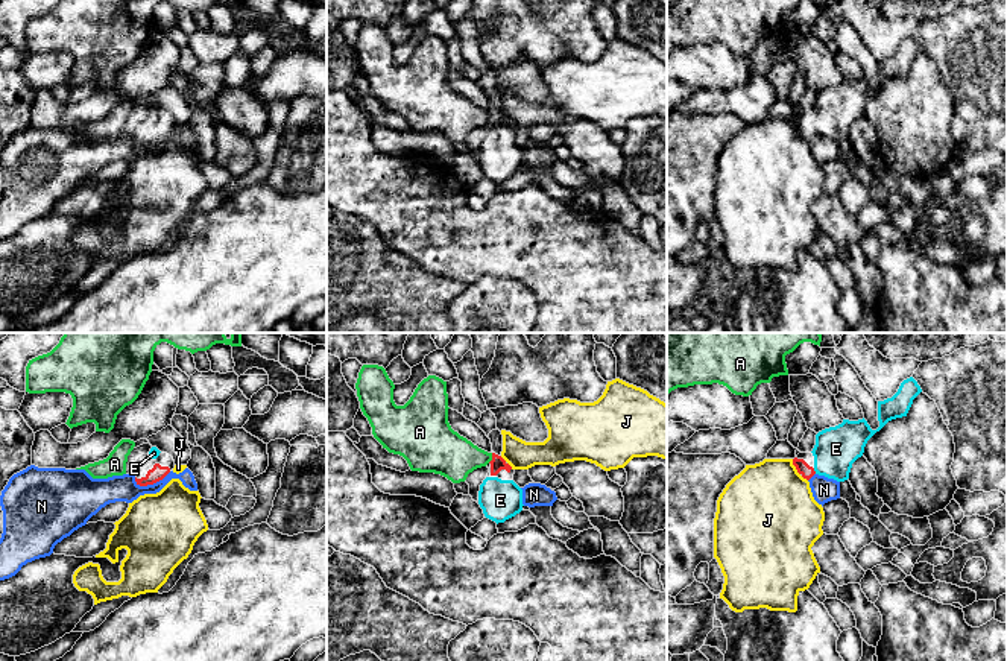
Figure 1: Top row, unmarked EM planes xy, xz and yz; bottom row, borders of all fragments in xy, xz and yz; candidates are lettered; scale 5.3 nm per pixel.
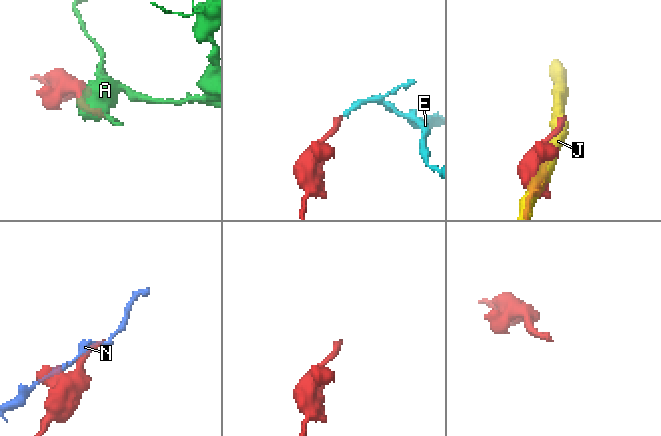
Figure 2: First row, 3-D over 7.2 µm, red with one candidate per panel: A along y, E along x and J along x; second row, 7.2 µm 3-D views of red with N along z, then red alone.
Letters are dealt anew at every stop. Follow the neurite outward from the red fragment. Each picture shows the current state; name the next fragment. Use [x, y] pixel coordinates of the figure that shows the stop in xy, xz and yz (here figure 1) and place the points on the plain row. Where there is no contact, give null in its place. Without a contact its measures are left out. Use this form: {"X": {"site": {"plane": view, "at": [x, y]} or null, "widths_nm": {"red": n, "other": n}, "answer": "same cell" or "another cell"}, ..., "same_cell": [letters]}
{"A": {"site": {"plane": "xz", "at": [492, 117]}, "widths_nm": {"red": 80, "other": 240}, "answer": "another cell"}, "E": {"site": {"plane": "yz", "at": [814, 131]}, "widths_nm": {"red": 70, "other": 220}, "answer": "same cell"}, "J": {"site": {"plane": "yz", "at": [798, 131]}, "widths_nm": {"red": 70, "other": 480}, "answer": "another cell"}, "N": {"site": {"plane": "xy", "at": [152, 143]}, "widths_nm": {"red": 80, "other": 140}, "answer": "another cell"}, "same_cell": ["E"]}

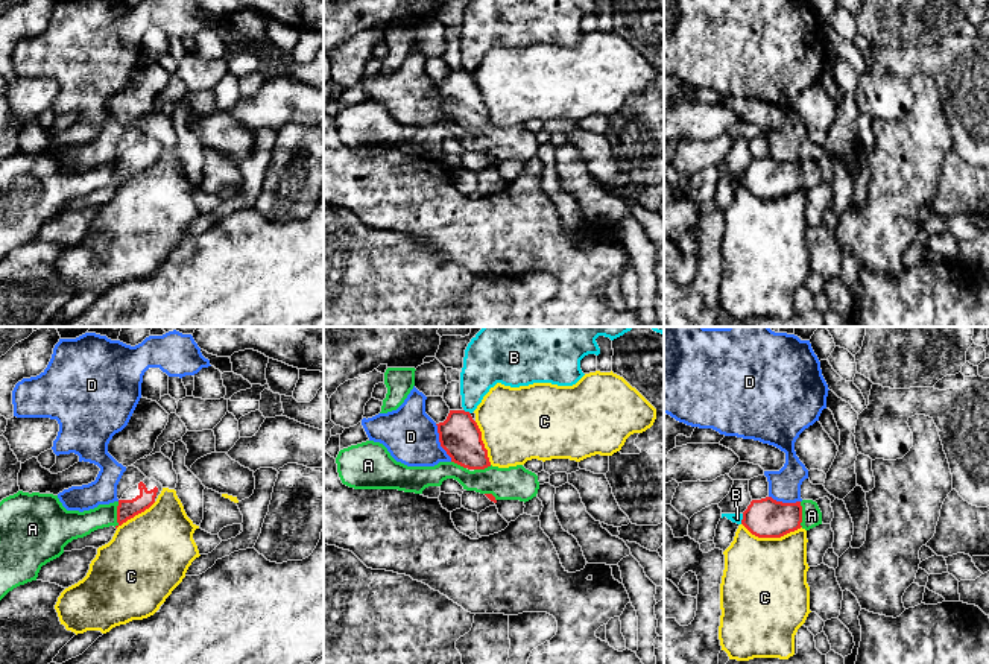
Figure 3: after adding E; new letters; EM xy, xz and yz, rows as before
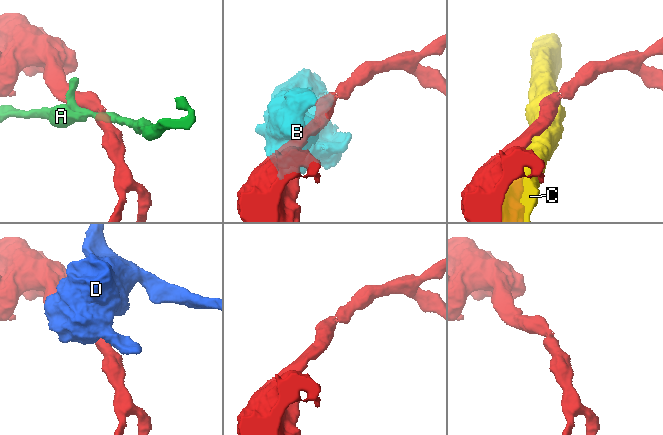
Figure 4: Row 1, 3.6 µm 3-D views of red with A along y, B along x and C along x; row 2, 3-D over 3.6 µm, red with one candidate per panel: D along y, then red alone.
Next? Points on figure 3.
{"A": {"site": {"plane": "xy", "at": [117, 173]}, "widths_nm": {"red": 110, "other": 160}, "answer": "another cell"}, "B": {"site": {"plane": "yz", "at": [743, 178]}, "widths_nm": {"red": 200, "other": 50}, "answer": "another cell"}, "C": {"site": {"plane": "yz", "at": [772, 196]}, "widths_nm": {"red": 200, "other": 440}, "answer": "another cell"}, "D": {"site": {"plane": "xz", "at": [439, 101]}, "widths_nm": {"red": 220, "other": 280}, "answer": "another cell"}, "same_cell": []}

